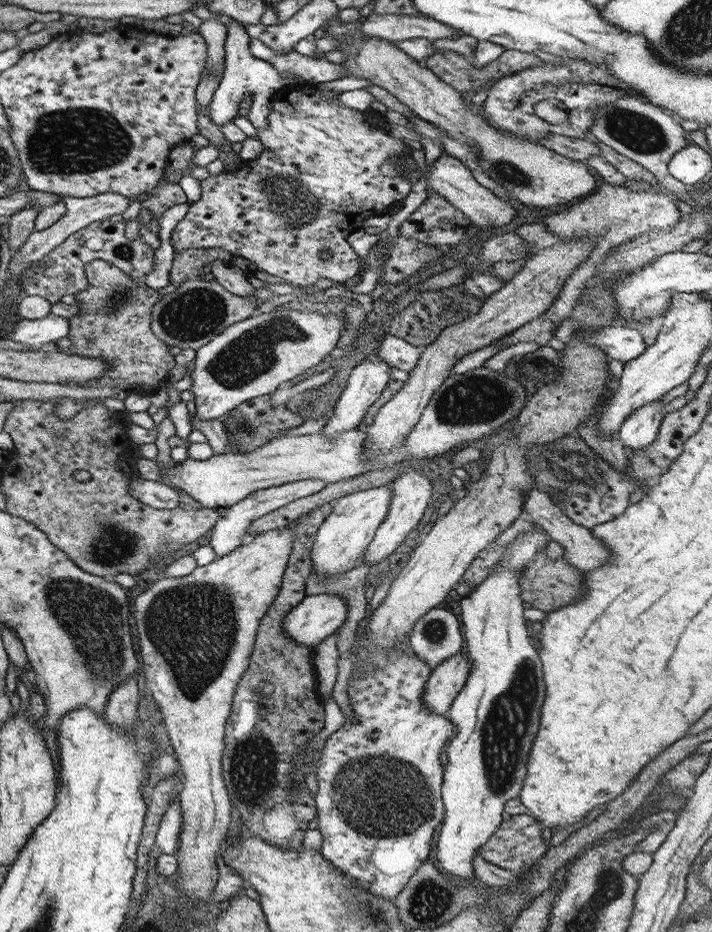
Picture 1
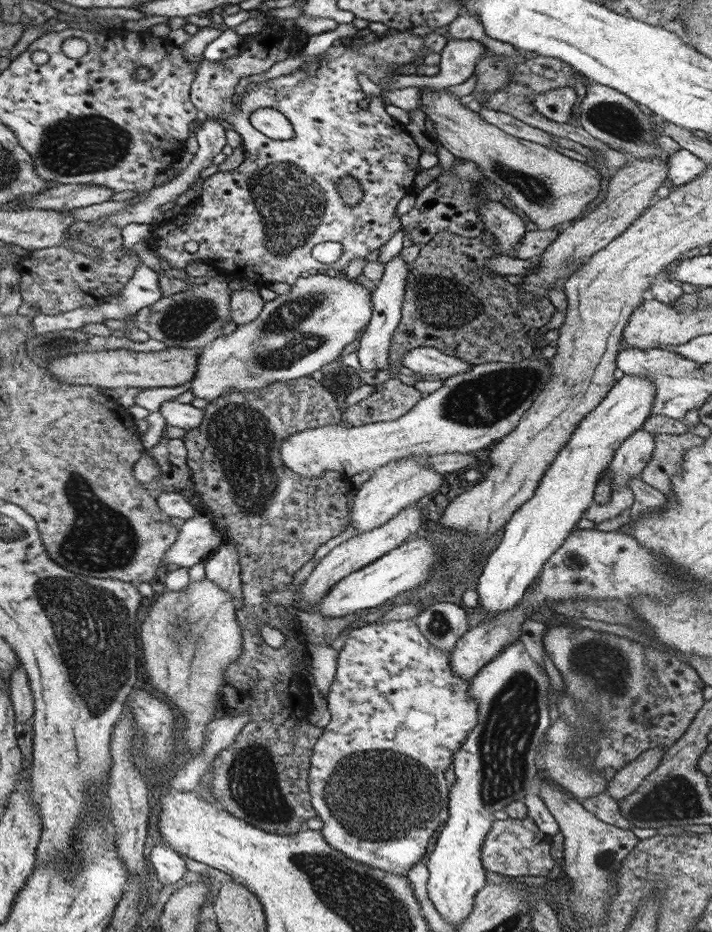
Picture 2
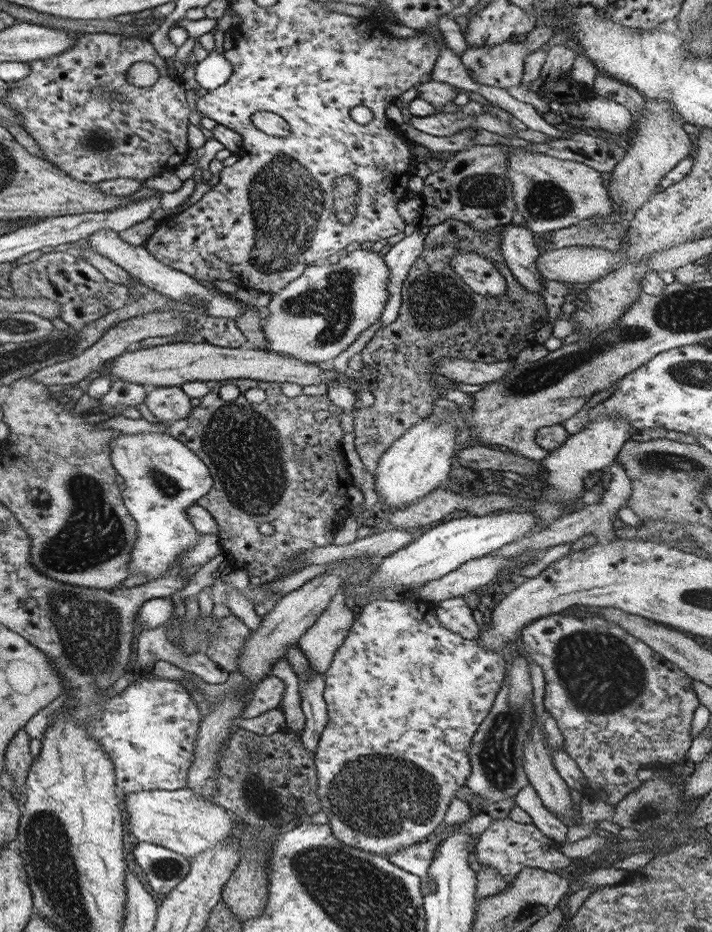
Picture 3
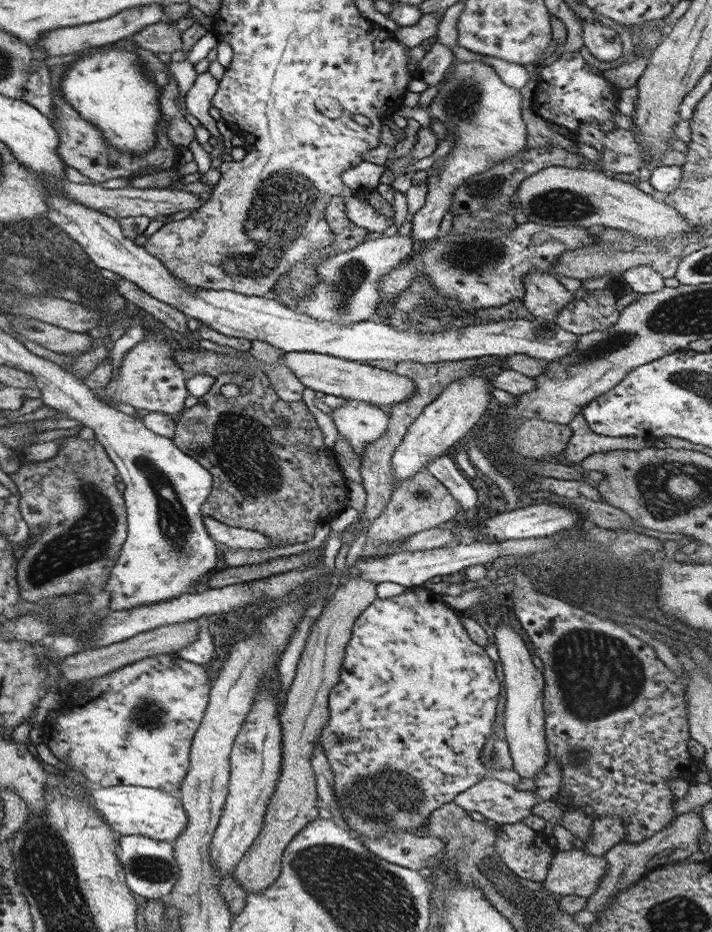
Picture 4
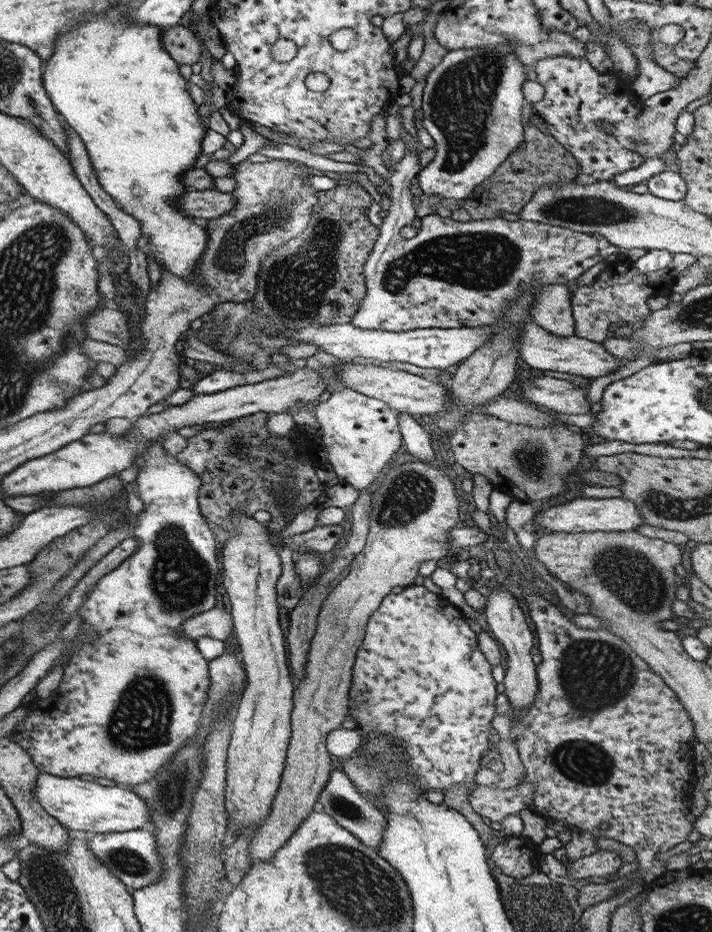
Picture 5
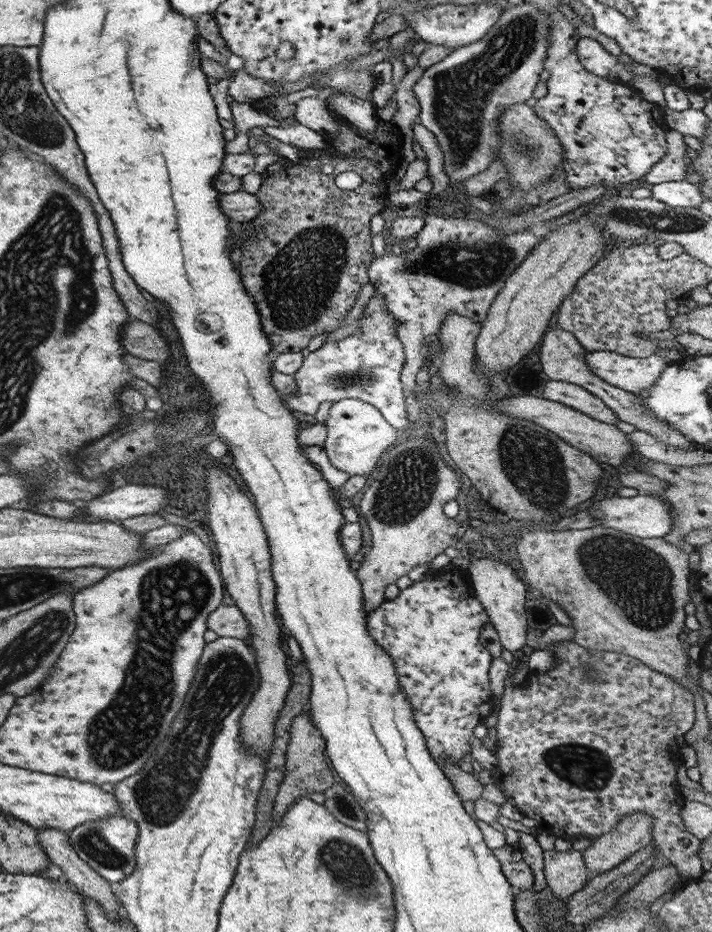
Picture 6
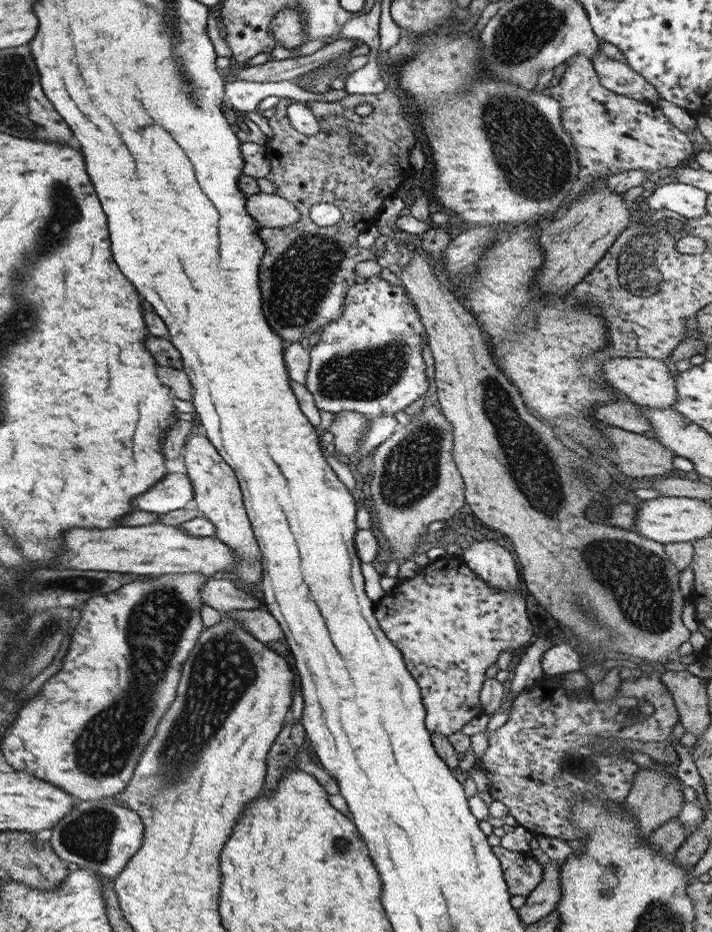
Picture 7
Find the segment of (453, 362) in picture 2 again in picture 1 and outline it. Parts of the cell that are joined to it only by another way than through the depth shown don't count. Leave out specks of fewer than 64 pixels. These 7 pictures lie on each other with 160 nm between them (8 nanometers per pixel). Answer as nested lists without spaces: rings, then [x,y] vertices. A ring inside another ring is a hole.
[[[386,333],[382,338],[381,345],[377,346],[377,349],[373,351],[388,366],[409,372],[415,366],[420,350],[420,347],[413,346]]]

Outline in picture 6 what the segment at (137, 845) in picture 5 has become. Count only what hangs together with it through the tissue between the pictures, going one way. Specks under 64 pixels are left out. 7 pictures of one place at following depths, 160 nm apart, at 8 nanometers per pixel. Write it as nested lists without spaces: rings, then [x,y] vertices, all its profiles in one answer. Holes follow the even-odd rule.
[[[121,814],[106,816],[103,820],[91,820],[67,831],[70,848],[90,868],[106,881],[121,882],[133,873],[136,866],[134,846],[138,835],[138,826],[133,820]]]

